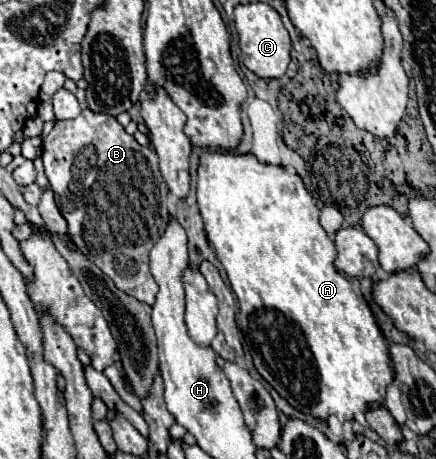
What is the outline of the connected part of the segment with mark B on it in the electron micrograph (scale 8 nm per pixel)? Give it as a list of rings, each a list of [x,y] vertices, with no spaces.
[[[84,109],[78,117],[58,121],[46,135],[42,147],[44,173],[54,191],[54,201],[64,219],[68,221],[68,235],[82,255],[92,259],[118,289],[128,295],[154,305],[158,285],[148,267],[148,253],[154,241],[160,239],[168,225],[156,225],[154,215],[162,215],[164,223],[170,221],[168,213],[168,187],[158,169],[158,155],[152,147],[142,147],[124,127],[106,113],[92,113]]]

